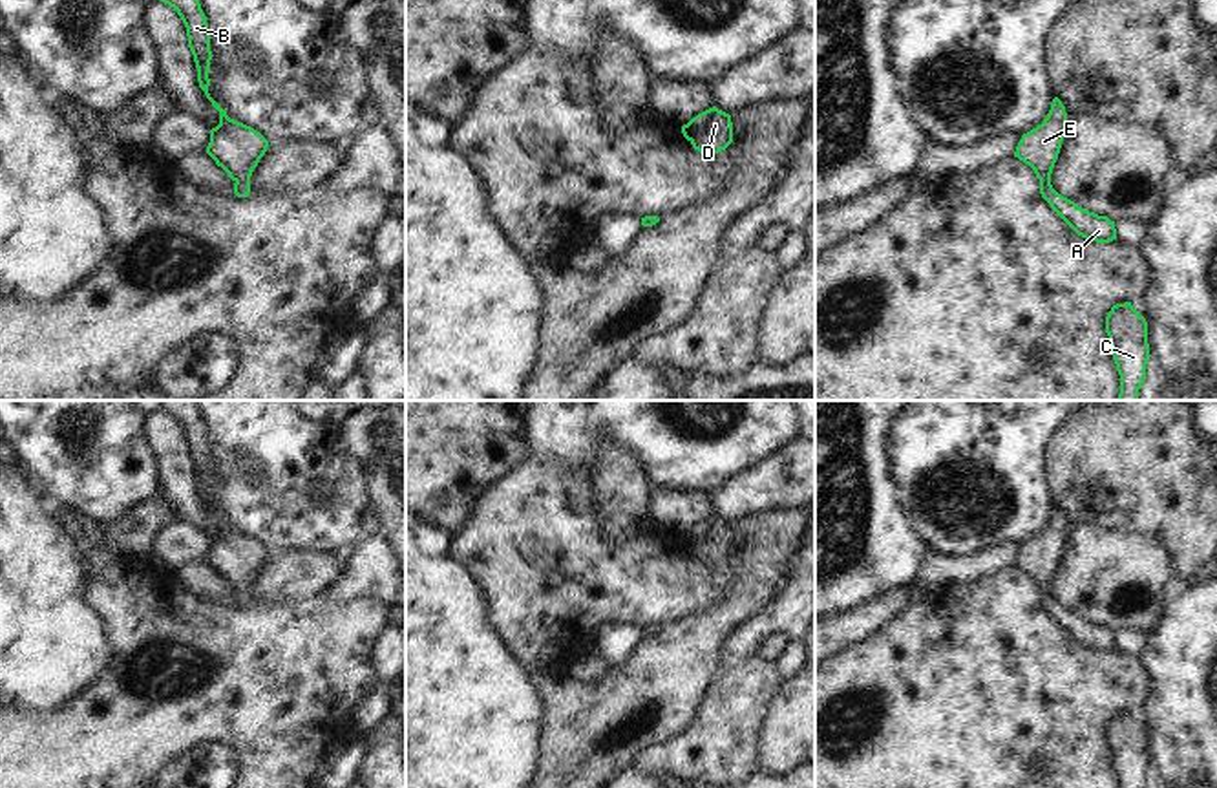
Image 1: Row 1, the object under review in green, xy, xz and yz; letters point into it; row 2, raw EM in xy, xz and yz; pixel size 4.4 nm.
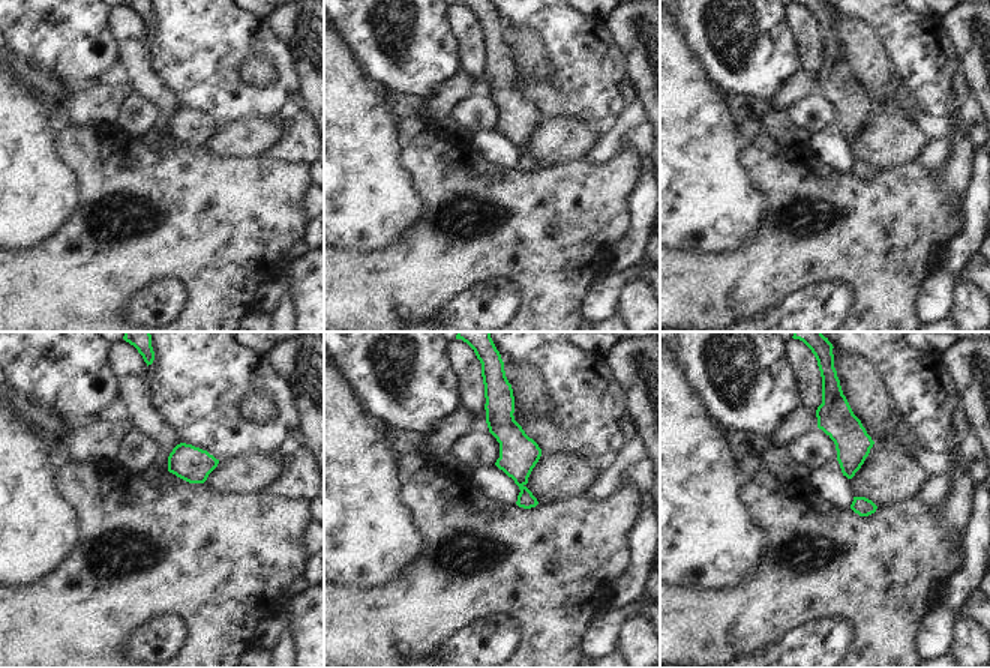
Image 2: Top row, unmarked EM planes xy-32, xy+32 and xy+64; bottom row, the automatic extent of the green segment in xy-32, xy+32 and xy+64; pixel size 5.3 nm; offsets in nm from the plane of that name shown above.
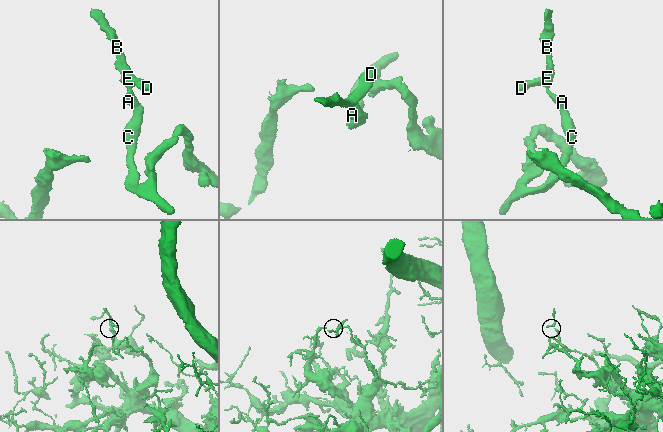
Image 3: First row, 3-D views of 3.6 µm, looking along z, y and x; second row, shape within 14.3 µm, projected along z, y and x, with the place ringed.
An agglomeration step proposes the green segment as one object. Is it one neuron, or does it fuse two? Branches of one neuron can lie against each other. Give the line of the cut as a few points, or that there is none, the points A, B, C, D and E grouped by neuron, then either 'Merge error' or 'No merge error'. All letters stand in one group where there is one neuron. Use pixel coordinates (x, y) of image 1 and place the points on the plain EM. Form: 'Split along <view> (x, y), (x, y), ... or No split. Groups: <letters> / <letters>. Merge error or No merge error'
No split. Groups: A B C D E. No merge error

